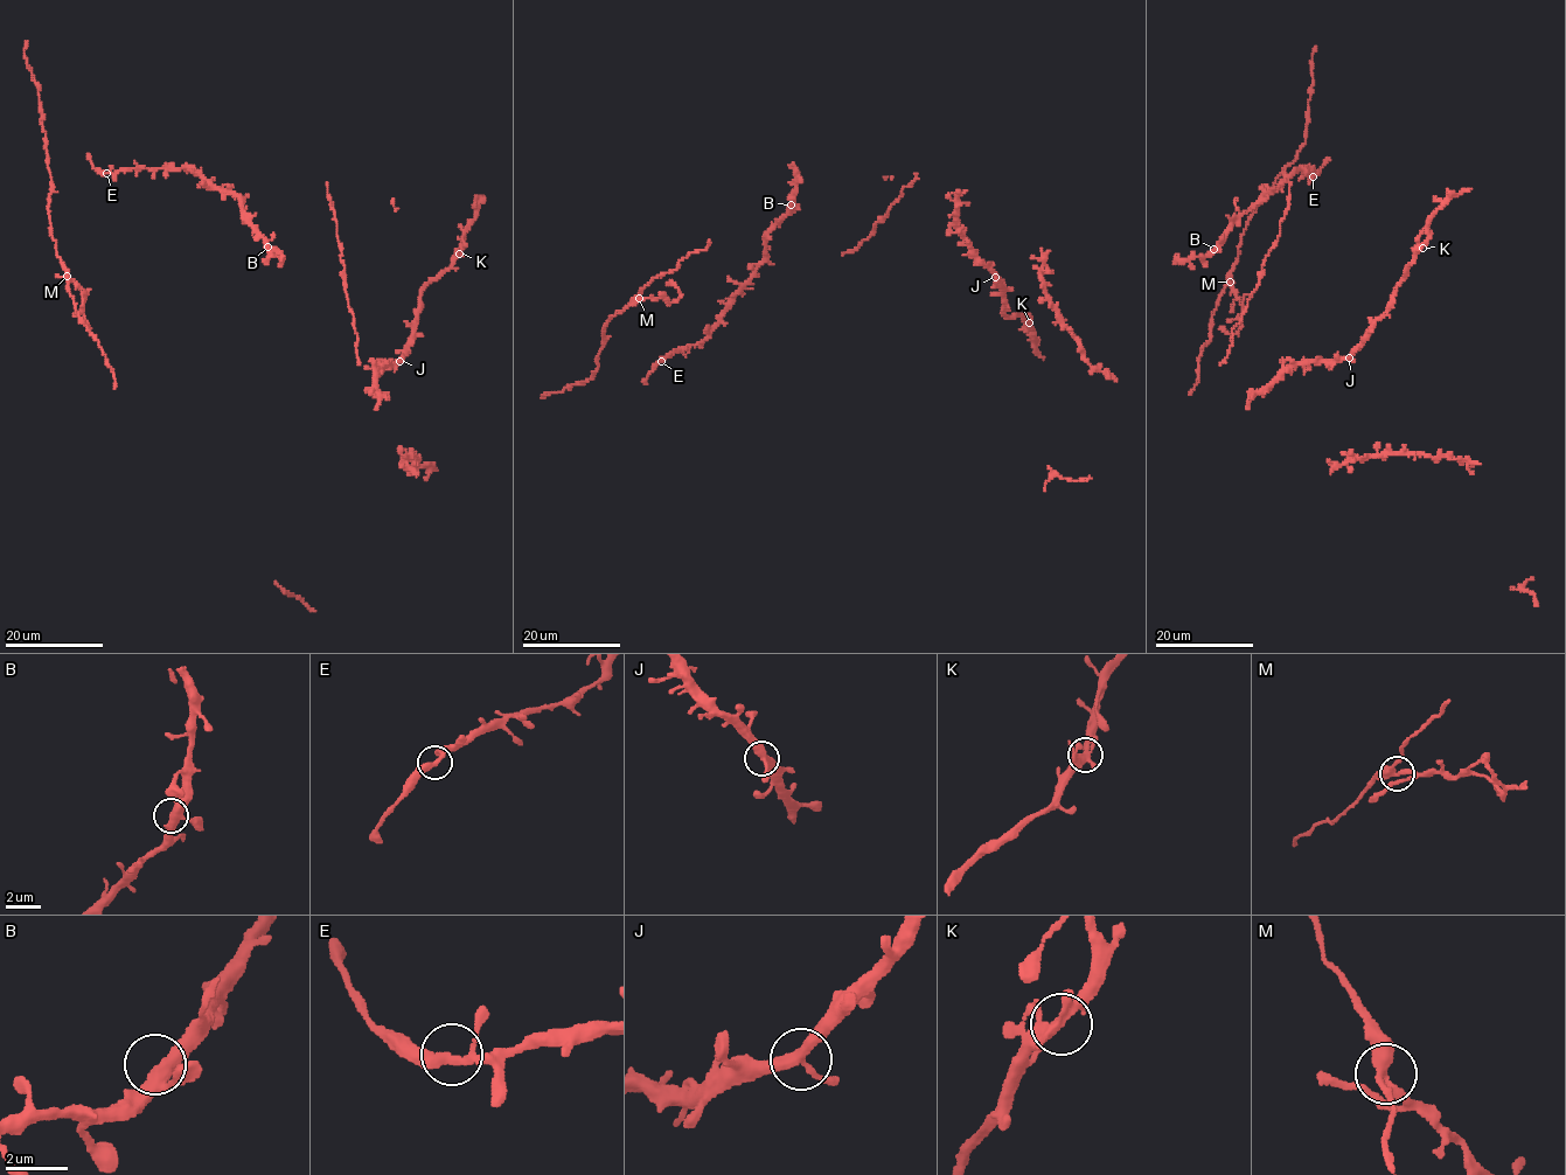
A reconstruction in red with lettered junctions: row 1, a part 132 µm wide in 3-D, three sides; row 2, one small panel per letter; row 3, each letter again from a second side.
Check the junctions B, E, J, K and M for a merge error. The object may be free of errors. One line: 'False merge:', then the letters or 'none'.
False merge: M

